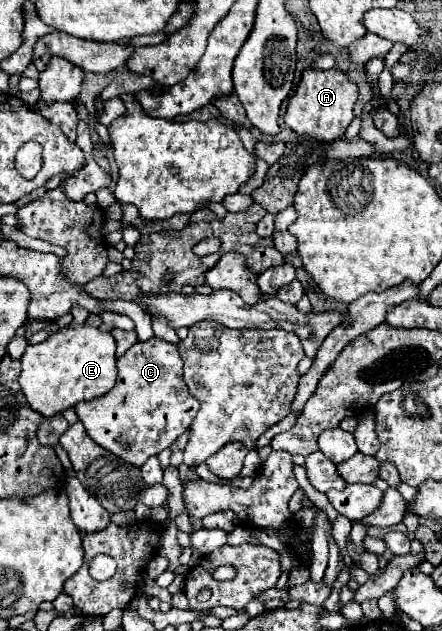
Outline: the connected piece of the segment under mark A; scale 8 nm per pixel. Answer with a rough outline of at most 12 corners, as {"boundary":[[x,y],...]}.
{"boundary":[[308,69],[284,123],[332,143],[352,123],[358,87],[340,69]]}

